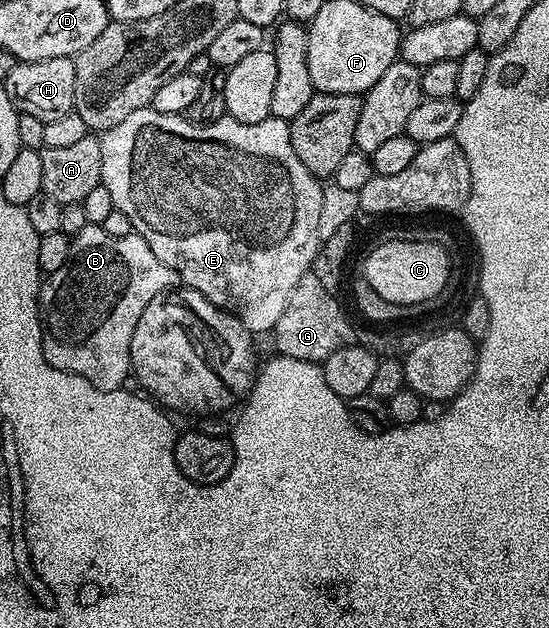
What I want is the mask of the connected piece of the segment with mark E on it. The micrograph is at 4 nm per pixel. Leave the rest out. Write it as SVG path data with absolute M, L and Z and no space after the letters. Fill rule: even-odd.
M147 107L132 111L132 115L128 115L128 119L120 119L120 123L116 123L116 127L107 129L101 134L100 140L102 142L101 185L106 187L109 194L112 195L114 207L128 215L133 232L144 238L148 247L152 247L152 255L156 255L156 259L168 263L168 267L172 267L172 271L176 271L179 282L185 288L195 289L216 308L231 313L252 335L269 334L274 330L280 314L284 312L284 306L288 304L288 295L292 295L296 283L300 283L302 276L311 272L314 257L318 254L320 244L318 228L322 225L322 208L324 208L323 182L319 178L313 177L308 171L308 167L304 167L304 163L300 163L290 142L290 122L270 116L260 123L249 125L240 123L235 117L224 115L218 121L199 123L189 121L184 115L161 113ZM280 243L282 243L282 249L276 249L276 263L274 263L276 271L272 273L274 267L272 267L270 255L274 249L270 249L270 247L278 247Z

